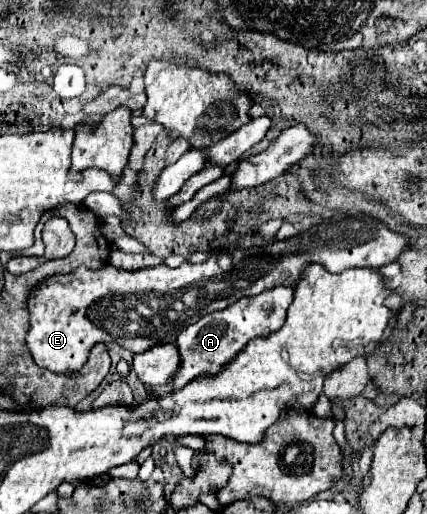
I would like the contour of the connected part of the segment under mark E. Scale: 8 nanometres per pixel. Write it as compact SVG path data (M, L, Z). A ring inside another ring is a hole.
M349 210L349 212L337 212L333 214L333 220L325 220L317 226L313 226L307 232L301 232L299 236L273 242L269 246L249 250L217 250L207 262L203 264L181 264L179 268L169 266L153 266L153 268L139 268L139 270L123 270L115 268L113 264L105 264L101 270L89 270L85 266L79 266L75 272L69 274L53 274L47 276L43 282L39 282L27 298L29 306L29 332L26 336L26 345L35 363L41 368L65 374L65 372L77 372L85 366L89 350L99 342L117 342L123 348L131 352L145 352L155 344L167 344L175 342L177 334L197 318L223 310L225 306L237 302L243 296L255 296L267 288L275 286L293 286L299 282L303 268L309 262L323 264L329 272L343 272L347 268L381 268L385 264L391 264L399 258L403 250L407 250L409 238L405 234L397 234L389 230L387 224L381 220Z

